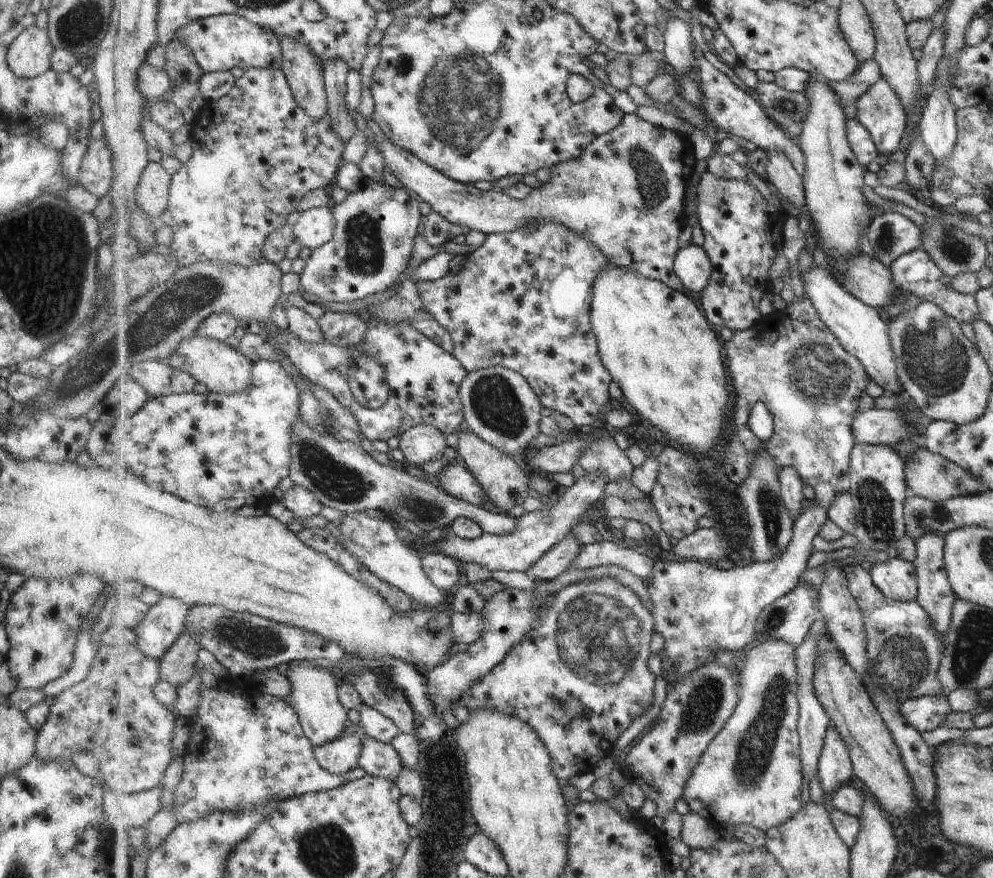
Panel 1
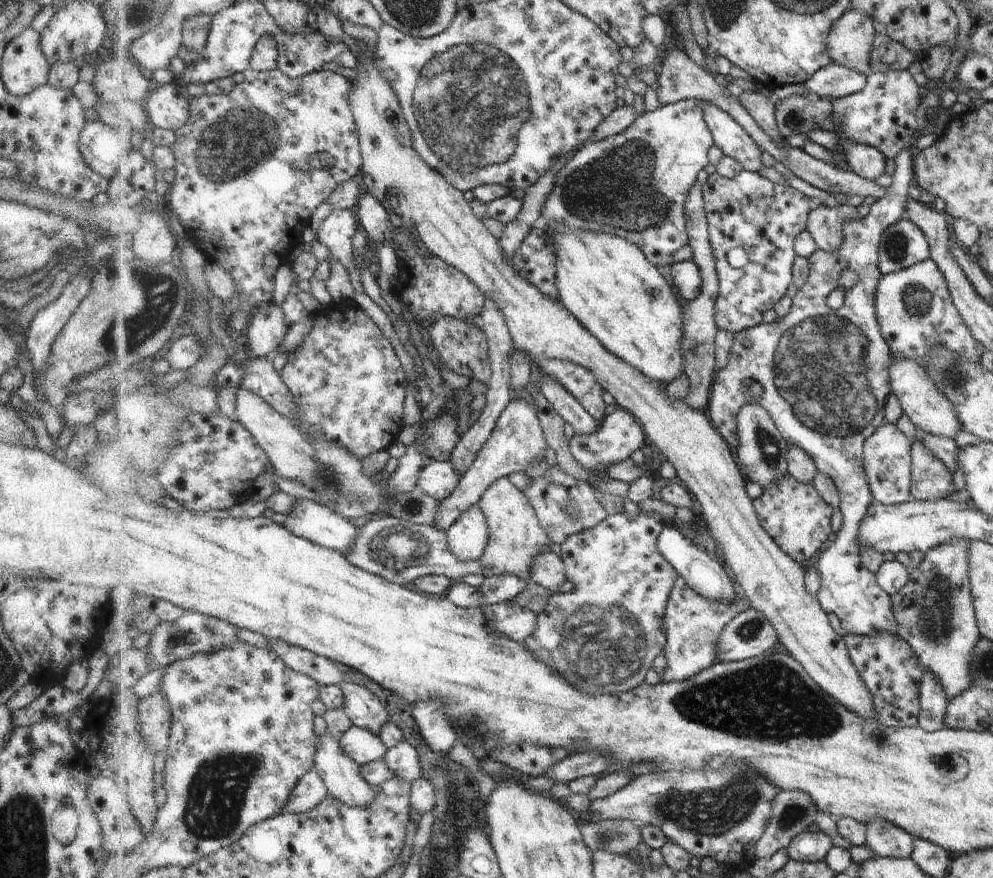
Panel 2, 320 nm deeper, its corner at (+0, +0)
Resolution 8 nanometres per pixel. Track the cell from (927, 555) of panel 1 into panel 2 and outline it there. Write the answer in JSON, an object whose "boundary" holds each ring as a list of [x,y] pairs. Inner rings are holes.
{"boundary":[[[923,669],[922,682],[918,686],[918,703],[921,713],[917,727],[932,733],[945,729],[944,714],[947,698],[936,678]]]}

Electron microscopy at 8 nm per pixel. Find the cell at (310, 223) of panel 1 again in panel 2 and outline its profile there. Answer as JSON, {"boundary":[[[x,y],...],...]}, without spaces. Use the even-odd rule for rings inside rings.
{"boundary":[[[335,209],[322,222],[315,233],[315,239],[321,241],[330,250],[331,255],[339,259],[350,272],[354,290],[363,292],[361,272],[353,257],[353,238],[357,231],[362,231],[357,214],[349,209]]]}

